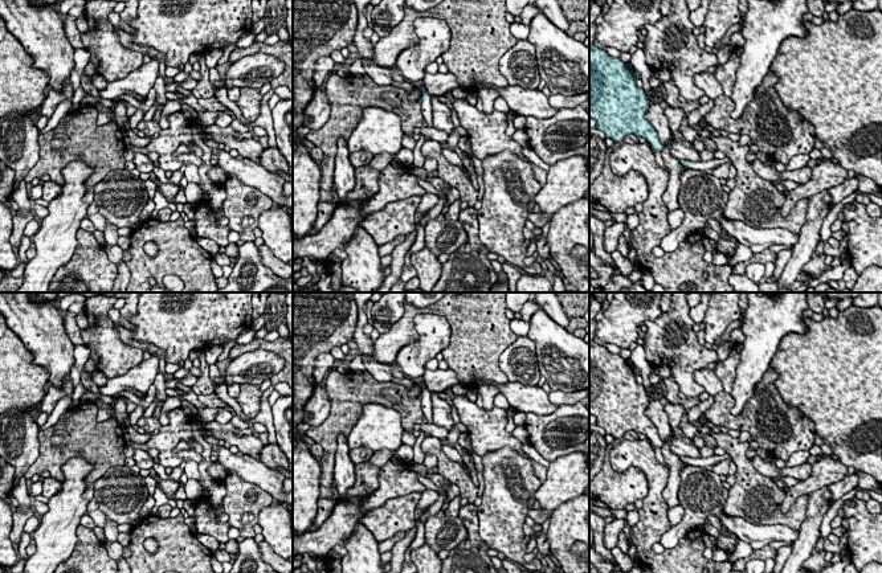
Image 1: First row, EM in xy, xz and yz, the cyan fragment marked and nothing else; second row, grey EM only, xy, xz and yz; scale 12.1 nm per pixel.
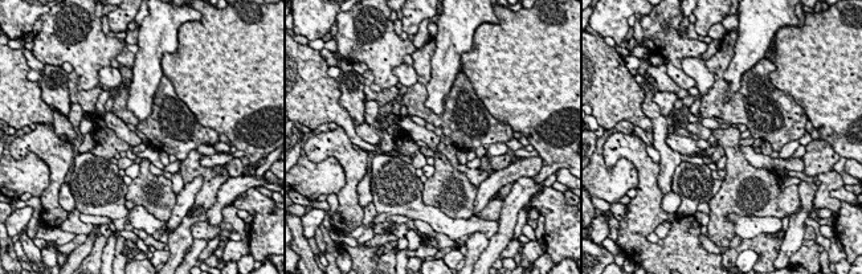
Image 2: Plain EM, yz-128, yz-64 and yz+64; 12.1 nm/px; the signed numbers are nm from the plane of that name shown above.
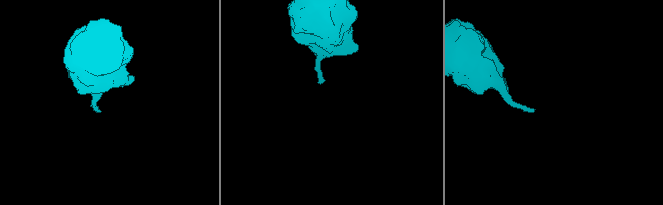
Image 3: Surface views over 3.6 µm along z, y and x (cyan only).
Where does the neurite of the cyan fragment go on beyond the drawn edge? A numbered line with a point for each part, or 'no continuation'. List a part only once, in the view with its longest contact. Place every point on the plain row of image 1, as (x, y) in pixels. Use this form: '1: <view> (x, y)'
1: xz (425, 402)

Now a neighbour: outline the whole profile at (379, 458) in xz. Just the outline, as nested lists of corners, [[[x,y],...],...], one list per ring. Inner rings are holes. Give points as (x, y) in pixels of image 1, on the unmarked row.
[[[380,450],[373,453],[368,463],[376,467],[383,467],[393,455],[396,455],[396,451]]]

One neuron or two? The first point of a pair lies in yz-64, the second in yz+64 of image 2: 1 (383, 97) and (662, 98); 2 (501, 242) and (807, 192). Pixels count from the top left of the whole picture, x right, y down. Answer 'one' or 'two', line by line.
1: two
2: one

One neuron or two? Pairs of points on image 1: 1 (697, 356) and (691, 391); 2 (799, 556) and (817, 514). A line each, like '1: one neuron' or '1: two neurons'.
1: one neuron
2: one neuron

